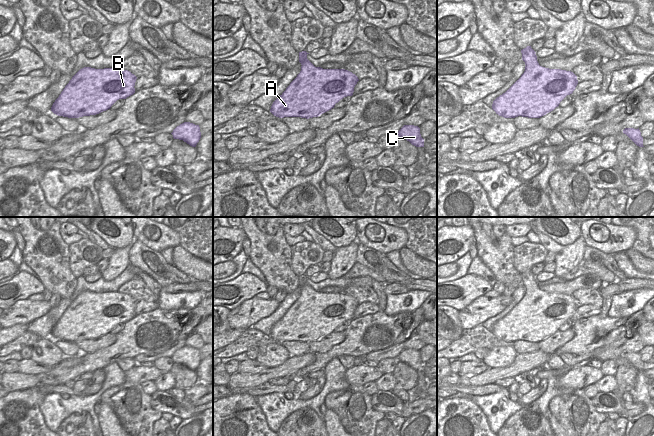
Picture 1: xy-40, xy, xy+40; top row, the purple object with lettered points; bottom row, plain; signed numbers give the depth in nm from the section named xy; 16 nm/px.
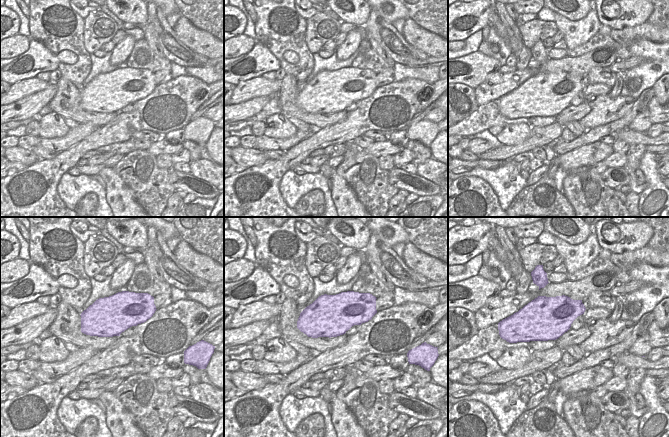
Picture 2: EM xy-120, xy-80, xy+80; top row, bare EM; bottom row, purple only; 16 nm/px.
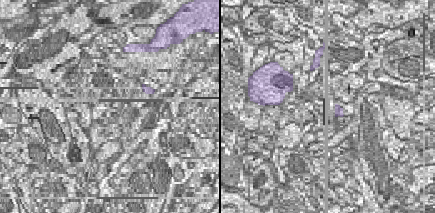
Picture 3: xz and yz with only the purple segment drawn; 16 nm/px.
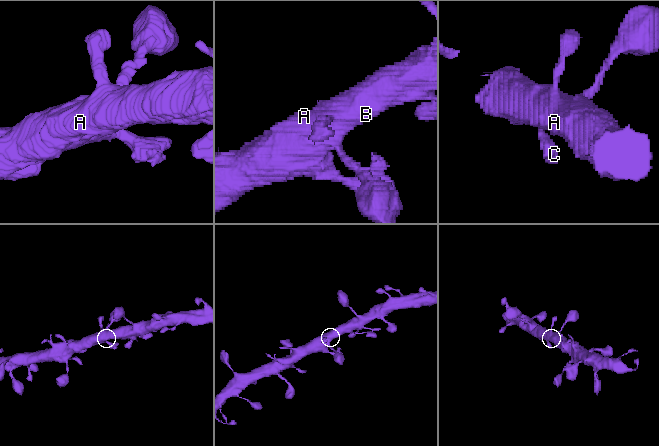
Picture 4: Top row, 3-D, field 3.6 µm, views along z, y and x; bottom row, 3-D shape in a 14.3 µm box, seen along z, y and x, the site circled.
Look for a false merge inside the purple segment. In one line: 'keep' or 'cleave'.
keep

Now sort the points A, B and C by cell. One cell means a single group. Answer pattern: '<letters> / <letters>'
A B C

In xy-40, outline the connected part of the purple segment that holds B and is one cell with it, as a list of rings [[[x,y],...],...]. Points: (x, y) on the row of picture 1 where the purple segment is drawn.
[[[116,68],[80,69],[65,86],[51,111],[68,118],[96,115],[111,108],[119,99],[135,93],[137,77]]]

